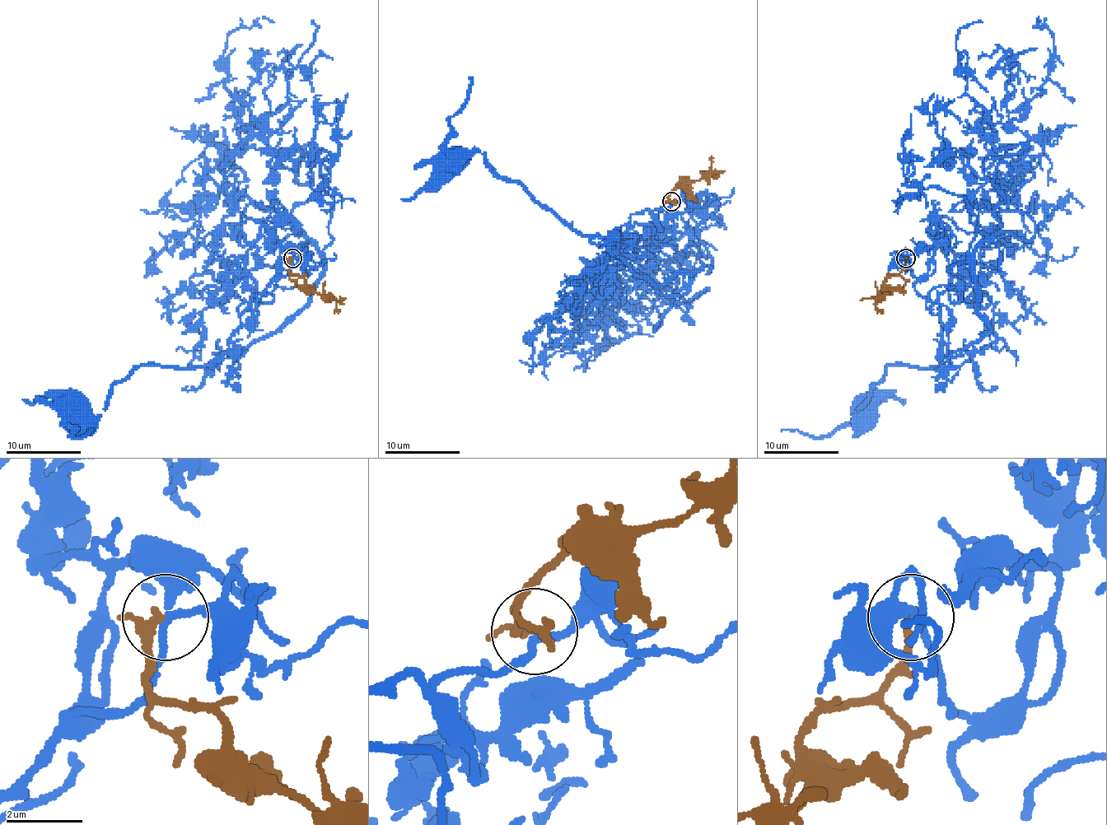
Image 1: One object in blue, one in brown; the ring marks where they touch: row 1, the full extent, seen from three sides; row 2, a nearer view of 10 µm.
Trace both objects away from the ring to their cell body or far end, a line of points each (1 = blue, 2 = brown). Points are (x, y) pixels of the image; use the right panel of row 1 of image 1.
1: (905, 258), (917, 279), (914, 291), (939, 317), (946, 352), (930, 367), (888, 365), (858, 418), (867, 407)
2: (905, 258), (905, 266), (886, 279), (885, 291), (875, 302), (875, 307), (880, 313)

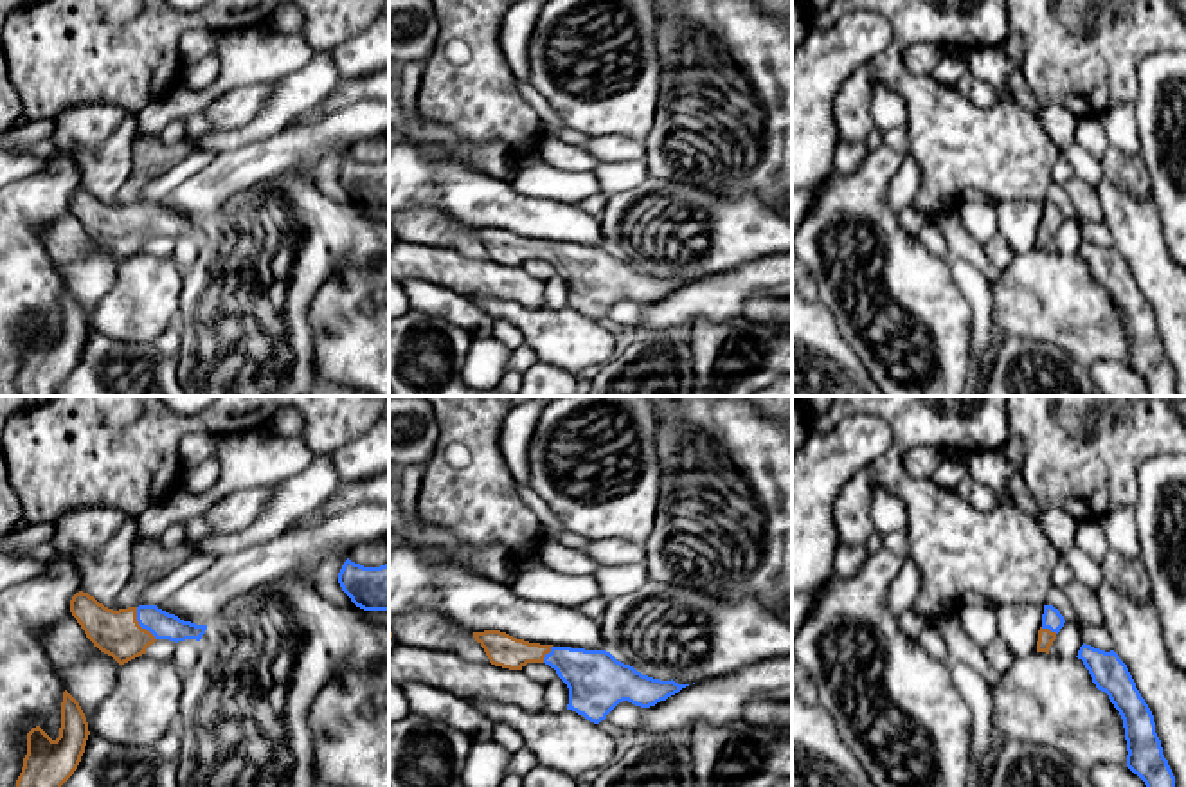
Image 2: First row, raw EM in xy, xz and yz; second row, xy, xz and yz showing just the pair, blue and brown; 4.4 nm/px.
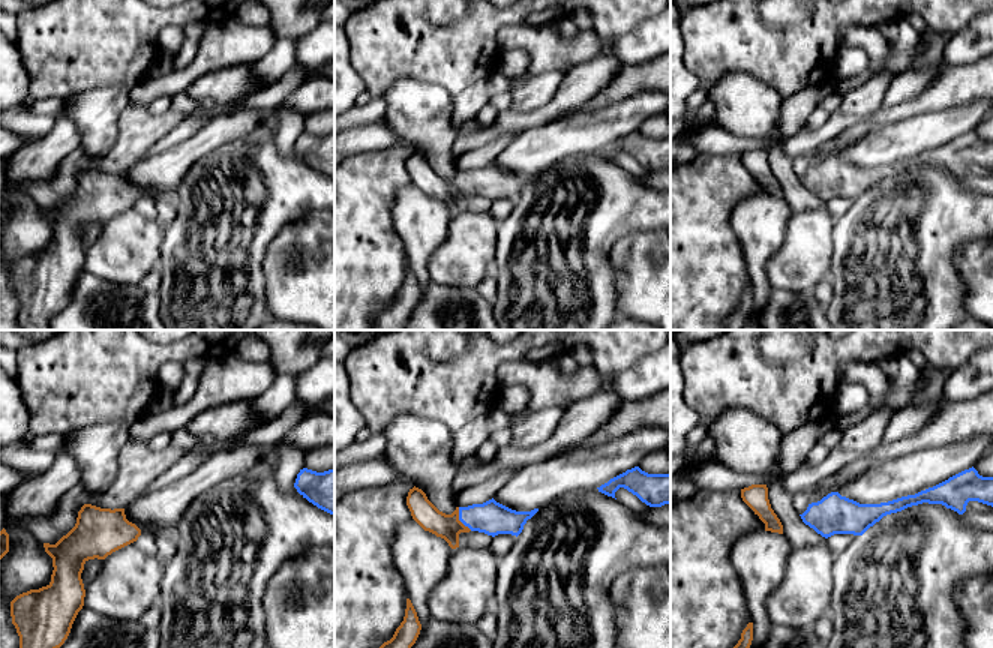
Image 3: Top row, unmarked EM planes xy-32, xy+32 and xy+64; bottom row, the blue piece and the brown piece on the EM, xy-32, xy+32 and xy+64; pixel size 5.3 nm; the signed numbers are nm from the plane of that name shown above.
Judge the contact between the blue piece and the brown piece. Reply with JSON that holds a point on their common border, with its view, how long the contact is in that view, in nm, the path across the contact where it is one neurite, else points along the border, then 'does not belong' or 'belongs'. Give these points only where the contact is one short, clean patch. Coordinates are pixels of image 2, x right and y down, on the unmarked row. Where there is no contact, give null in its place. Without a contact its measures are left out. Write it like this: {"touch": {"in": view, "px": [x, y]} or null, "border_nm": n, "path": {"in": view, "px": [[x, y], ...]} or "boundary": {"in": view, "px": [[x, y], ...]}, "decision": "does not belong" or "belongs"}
{"touch": {"in": "xy", "px": [141, 222]}, "border_nm": 180, "path": {"in": "xy", "px": [[162, 222], [141, 222], [128, 229], [116, 229]]}, "decision": "belongs"}

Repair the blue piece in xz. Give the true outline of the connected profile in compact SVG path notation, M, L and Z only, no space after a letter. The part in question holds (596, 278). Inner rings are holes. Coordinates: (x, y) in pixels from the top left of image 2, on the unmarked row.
M500 227L473 229L473 234L484 245L490 259L495 263L522 267L527 259L545 259L551 265L554 265L558 274L569 285L567 306L583 312L587 317L594 321L605 317L606 312L623 297L628 297L641 304L650 304L678 290L682 285L689 283L689 281L678 281L673 276L660 277L642 272L633 263L617 258L606 247L585 247L585 245L529 240L524 236L517 236Z

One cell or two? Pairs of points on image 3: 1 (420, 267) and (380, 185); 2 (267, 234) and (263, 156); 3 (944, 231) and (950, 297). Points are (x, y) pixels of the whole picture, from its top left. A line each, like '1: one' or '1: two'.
1: two
2: one
3: one

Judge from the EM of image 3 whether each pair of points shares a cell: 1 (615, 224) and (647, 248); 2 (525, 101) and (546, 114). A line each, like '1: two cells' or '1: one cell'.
1: two cells
2: two cells

